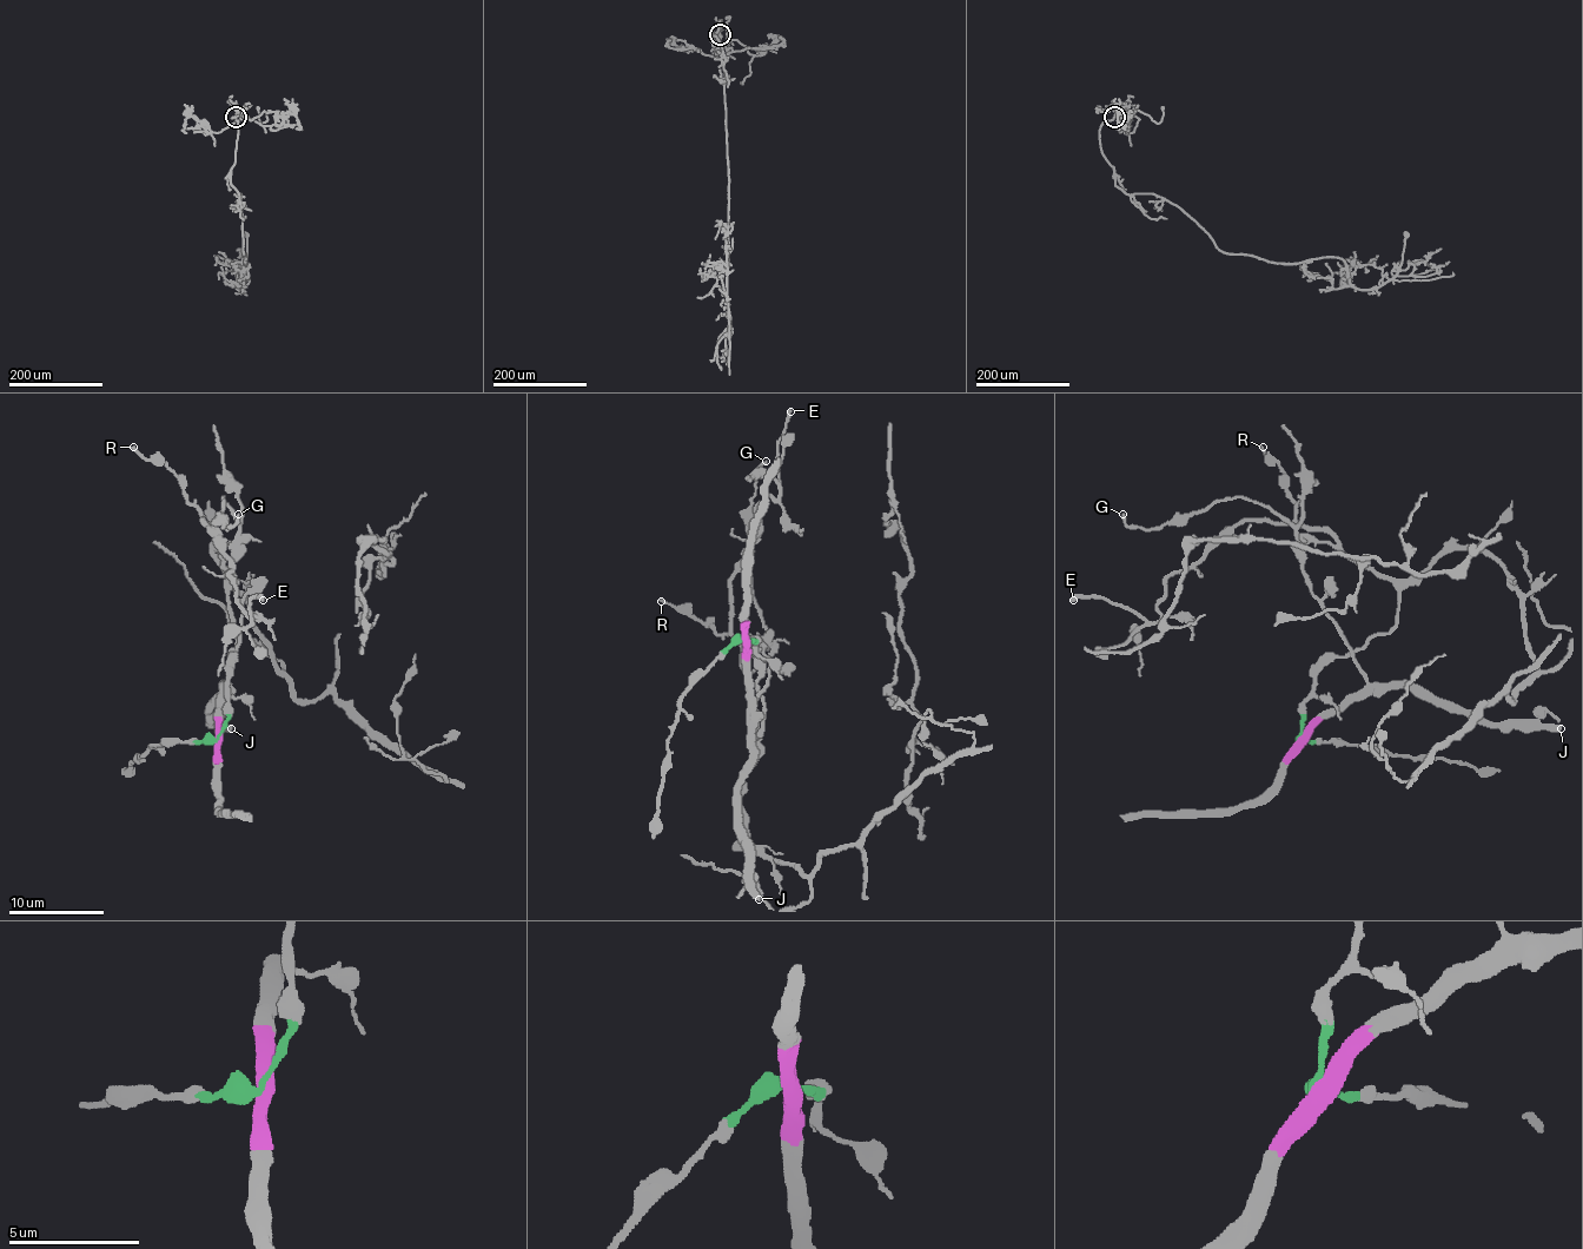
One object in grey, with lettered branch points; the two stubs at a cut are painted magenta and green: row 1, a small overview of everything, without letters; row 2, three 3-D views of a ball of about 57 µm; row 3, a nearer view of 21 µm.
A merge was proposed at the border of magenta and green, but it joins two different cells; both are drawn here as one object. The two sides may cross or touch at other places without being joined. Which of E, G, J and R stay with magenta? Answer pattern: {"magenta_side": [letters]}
{"magenta_side": ["G", "J"]}

